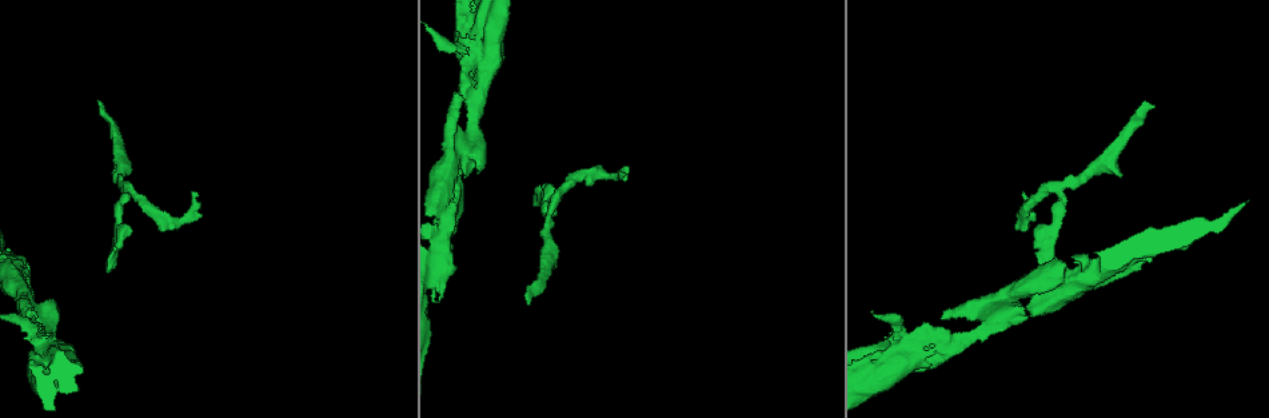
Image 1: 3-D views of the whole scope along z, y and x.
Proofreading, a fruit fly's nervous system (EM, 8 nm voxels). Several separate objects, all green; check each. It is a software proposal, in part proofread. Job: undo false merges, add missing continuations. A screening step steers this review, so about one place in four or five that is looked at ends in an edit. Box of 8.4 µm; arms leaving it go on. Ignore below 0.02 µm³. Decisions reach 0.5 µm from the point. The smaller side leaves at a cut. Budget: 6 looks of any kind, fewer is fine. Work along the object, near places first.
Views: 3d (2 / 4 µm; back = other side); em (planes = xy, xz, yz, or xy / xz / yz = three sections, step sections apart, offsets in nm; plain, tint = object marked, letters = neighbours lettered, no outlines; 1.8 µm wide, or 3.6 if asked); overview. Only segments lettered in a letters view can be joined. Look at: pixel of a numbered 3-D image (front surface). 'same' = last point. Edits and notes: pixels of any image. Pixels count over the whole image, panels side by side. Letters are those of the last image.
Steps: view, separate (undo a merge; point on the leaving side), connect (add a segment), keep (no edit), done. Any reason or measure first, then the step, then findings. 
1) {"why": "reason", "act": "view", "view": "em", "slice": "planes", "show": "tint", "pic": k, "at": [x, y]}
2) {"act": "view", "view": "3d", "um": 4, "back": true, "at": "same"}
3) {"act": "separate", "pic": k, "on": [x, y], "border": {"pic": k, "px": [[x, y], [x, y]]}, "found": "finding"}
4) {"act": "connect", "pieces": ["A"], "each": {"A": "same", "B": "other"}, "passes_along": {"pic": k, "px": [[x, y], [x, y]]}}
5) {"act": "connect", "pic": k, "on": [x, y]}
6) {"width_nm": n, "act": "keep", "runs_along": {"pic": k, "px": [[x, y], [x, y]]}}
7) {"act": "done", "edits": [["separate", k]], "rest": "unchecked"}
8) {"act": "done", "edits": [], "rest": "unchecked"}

{"why": "free end", "act": "view", "view": "em", "slice": "planes", "show": "letters", "pic": 1, "at": [1154, 104]}

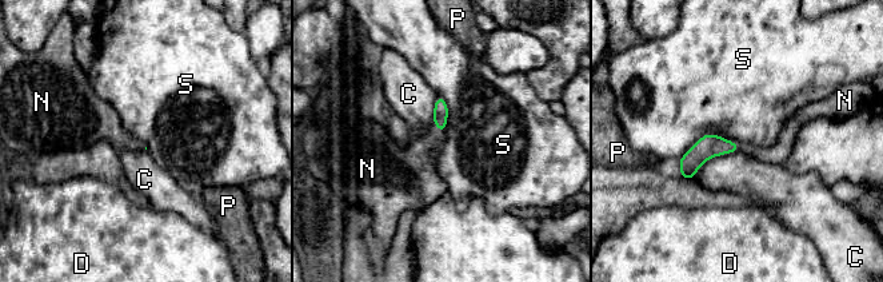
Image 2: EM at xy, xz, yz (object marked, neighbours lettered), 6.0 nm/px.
{"act": "connect", "pic": 2, "on": [775, 154], "each": {"C": "other", "D": "other", "N": "same", "P": "other", "S": "other"}, "passes_along": {"pic": 2, "px": [[708, 146], [735, 143], [775, 154]]}, "found": "the cell continues"}

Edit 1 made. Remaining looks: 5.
{"act": "view", "view": "3d", "um": 2, "pic": 1, "at": [1022, 193]}

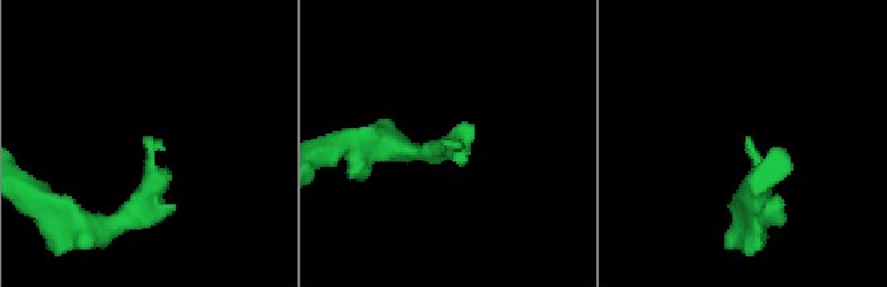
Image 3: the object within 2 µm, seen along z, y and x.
{"why": "now the EM", "act": "view", "view": "em", "slice": "planes", "show": "letters", "pic": 3, "at": [747, 142]}

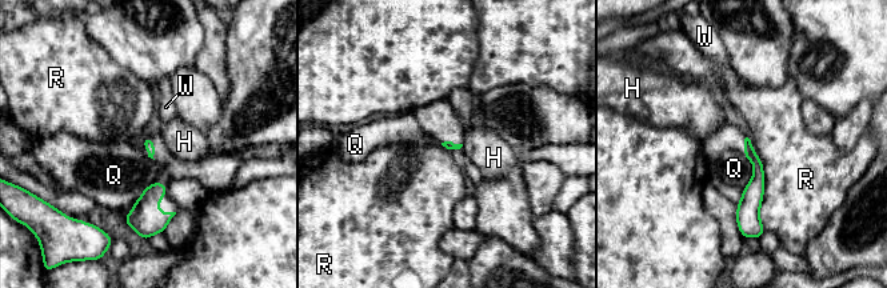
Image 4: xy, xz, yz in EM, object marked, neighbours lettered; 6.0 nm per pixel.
{"act": "keep", "each": {"H": "other", "Q": "other", "R": "other", "W": "other"}, "found": "none of them fits"}

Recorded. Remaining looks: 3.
{"why": "arms run side by side", "act": "view", "view": "3d", "um": 4, "pic": 1, "at": [469, 141]}

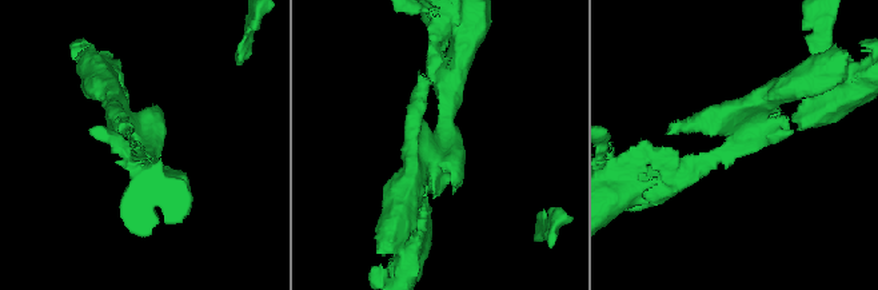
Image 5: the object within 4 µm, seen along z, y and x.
{"arms": 4, "act": "view", "view": "em", "slice": "planes", "show": "letters", "pic": 5, "at": [441, 146]}

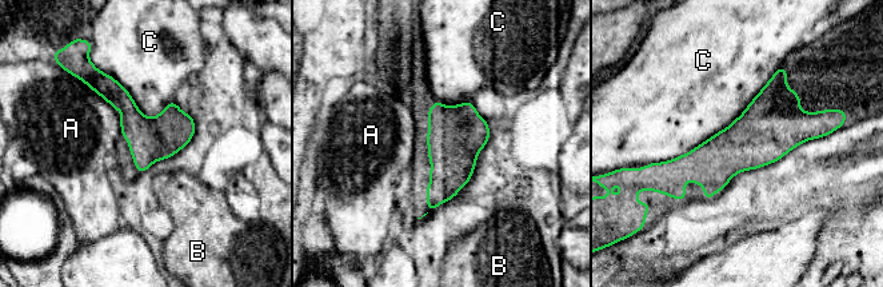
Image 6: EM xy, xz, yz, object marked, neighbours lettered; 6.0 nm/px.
{"act": "keep", "each": {"A": "other", "B": "other", "C": "other"}, "runs_along": {"pic": 6, "px": [[819, 130], [664, 168]]}, "found": "one cell here"}

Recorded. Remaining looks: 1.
{"act": "done", "edits": [["connect", 2]], "rest": "unchecked"}

